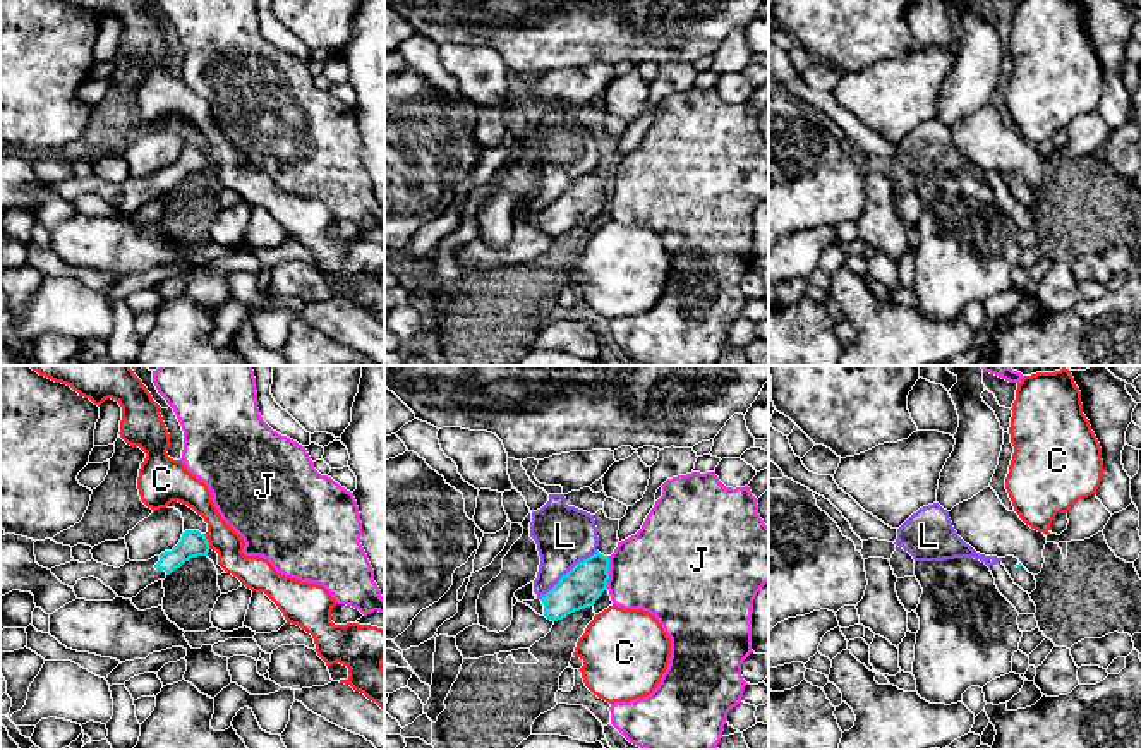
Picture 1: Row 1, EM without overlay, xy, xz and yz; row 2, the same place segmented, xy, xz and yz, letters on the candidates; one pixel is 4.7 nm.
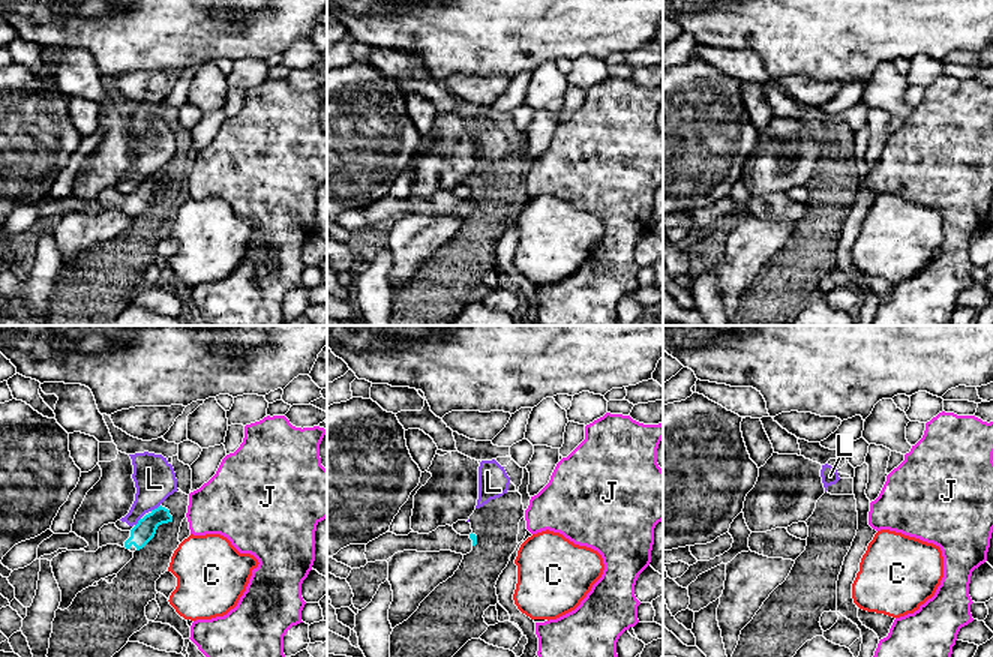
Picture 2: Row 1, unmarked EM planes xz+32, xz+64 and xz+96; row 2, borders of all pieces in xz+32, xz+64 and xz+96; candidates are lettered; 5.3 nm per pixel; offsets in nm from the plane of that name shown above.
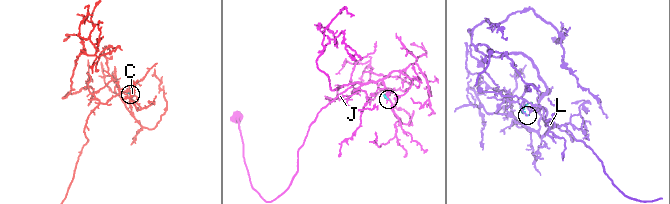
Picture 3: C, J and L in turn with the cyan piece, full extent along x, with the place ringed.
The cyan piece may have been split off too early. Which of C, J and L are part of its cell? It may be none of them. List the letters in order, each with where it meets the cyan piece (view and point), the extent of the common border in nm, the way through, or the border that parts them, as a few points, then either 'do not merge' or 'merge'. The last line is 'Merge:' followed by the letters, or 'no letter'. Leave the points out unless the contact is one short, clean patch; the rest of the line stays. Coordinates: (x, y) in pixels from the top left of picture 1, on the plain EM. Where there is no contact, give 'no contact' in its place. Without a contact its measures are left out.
C: xy (206, 157) | 80 nm | along xy (203, 150), (210, 163) | do not merge
J: xz (608, 186) | 150 nm | along xz (609, 172), (606, 203) | do not merge
L: xz (570, 186) | 360 nm | do not merge
Merge: no letter

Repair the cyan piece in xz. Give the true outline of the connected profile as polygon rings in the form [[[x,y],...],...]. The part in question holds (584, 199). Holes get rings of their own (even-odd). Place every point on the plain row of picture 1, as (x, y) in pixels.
[[[599,166],[590,173],[577,178],[559,197],[540,215],[522,216],[537,230],[551,237],[566,233],[568,230],[590,223],[607,204],[609,172]]]

